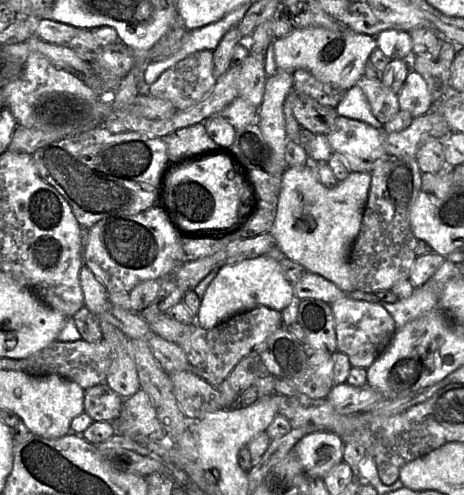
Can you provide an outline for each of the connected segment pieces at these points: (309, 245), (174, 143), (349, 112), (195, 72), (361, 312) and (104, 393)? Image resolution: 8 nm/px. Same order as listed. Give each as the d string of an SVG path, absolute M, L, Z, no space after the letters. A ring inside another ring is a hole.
M309 165L287 167L282 175L282 182L276 207L276 216L274 224L270 229L270 232L275 239L276 246L283 252L286 257L300 263L306 269L306 271L310 271L323 276L324 278L335 284L343 292L350 292L355 290L350 277L349 258L353 243L357 238L361 228L363 214L370 189L371 178L371 172L350 172L348 177L345 180L340 181L335 187L327 188L319 181L318 176L315 172L315 168Z
M204 122L177 129L162 139L166 143L169 159L175 159L184 153L217 146L208 135Z
M358 85L345 91L336 107L337 113L349 119L359 120L376 129L383 129L383 124L373 115L368 100Z
M201 50L162 72L148 87L148 94L170 101L180 110L200 102L215 83L213 51Z
M348 296L331 304L335 318L337 350L346 354L352 367L367 369L386 350L395 332L396 325L391 314L382 306Z
M101 383L84 392L84 413L94 421L115 422L121 415L124 398Z

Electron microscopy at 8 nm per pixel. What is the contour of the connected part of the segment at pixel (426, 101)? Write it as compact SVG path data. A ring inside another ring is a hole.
M410 67L406 80L398 93L401 110L409 112L414 118L432 112L432 97L425 80Z

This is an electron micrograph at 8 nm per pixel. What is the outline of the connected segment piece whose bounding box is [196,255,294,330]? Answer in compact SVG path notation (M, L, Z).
M267 255L225 264L220 267L201 298L196 323L201 328L210 330L230 317L258 306L267 306L281 312L290 304L293 297L292 283L282 274L279 262Z

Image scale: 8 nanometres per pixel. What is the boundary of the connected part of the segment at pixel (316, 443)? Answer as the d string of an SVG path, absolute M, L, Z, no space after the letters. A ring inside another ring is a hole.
M316 431L303 436L293 447L309 478L323 479L343 461L344 443L335 433Z

